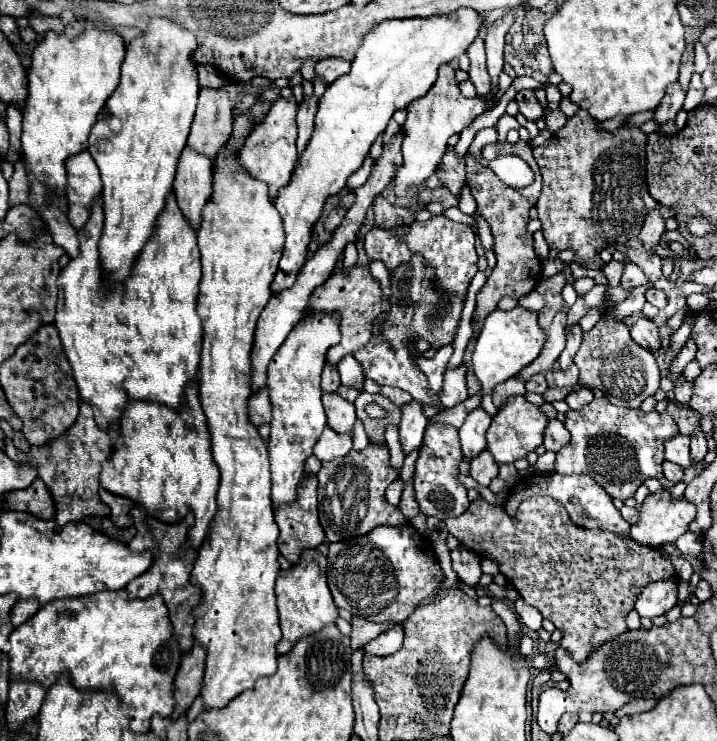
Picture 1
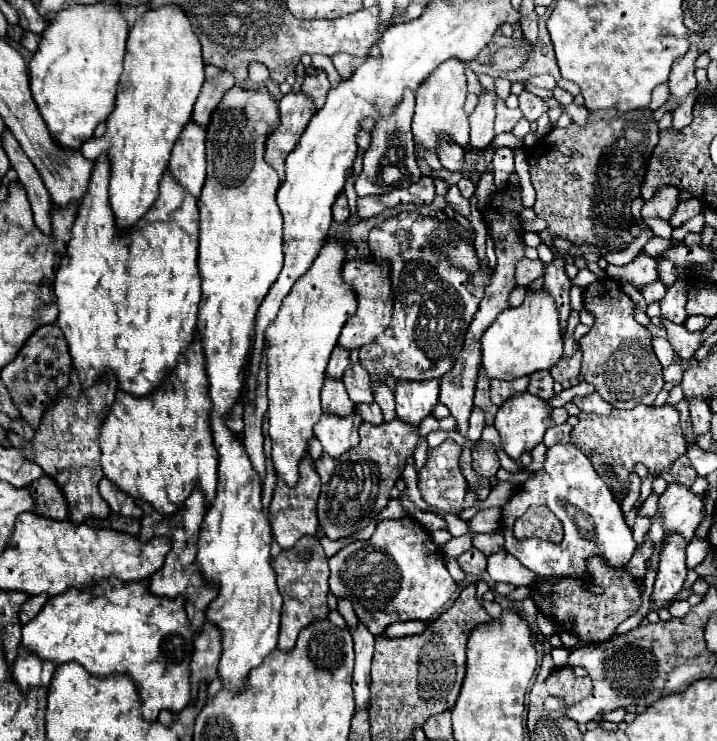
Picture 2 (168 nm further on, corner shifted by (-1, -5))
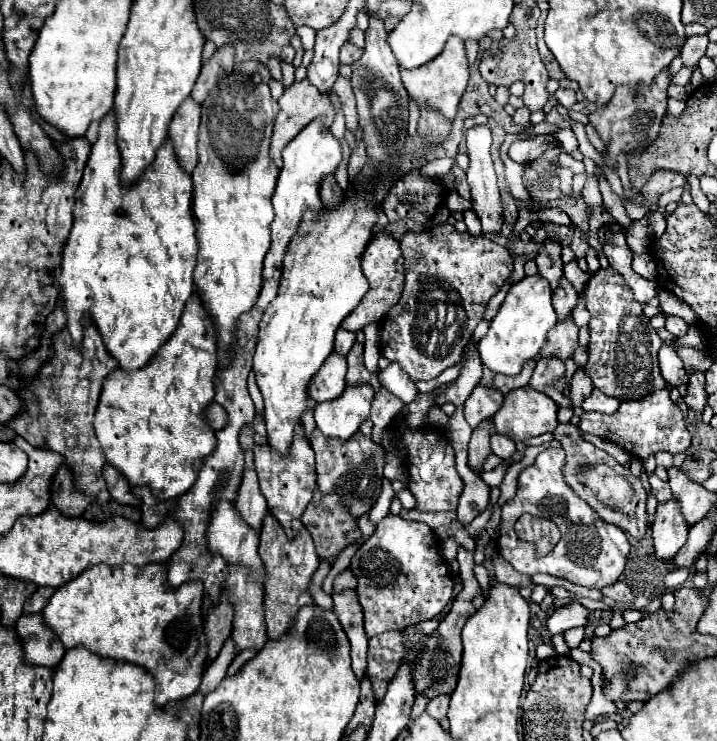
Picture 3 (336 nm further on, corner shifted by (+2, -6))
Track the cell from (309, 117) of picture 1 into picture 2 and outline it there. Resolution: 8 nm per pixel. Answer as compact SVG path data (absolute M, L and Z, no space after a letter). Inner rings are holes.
M316 68L316 74L310 74L304 78L302 90L308 94L308 98L312 98L312 102L316 104L316 108L322 108L330 90L330 82L328 76L322 68Z

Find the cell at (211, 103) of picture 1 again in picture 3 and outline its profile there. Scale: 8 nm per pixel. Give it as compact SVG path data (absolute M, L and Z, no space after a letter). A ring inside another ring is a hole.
M221 47L215 51L215 55L203 63L201 75L191 91L191 97L195 99L195 103L203 103L205 97L209 95L209 91L215 89L215 85L225 79L231 71L233 71L233 47Z

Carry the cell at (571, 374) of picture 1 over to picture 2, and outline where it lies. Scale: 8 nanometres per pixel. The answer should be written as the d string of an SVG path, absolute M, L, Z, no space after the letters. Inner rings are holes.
M578 346L578 350L570 358L560 358L560 362L556 362L556 366L552 366L550 372L556 382L564 384L566 380L580 374L580 362L582 362L582 354L580 354L580 346Z

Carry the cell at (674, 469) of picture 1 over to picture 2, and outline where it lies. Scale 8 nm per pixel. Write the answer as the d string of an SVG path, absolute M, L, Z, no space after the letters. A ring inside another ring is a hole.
M680 456L680 458L674 462L672 476L674 476L674 480L676 480L678 484L692 486L698 474L696 474L696 470L692 470L692 464L688 462L688 456Z

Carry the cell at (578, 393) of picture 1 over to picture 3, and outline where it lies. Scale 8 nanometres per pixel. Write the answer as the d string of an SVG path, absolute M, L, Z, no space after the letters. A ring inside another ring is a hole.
M593 389L593 393L583 401L583 411L597 411L597 413L613 413L613 411L617 411L617 407L619 407L619 403L617 403L617 399L609 399L607 395L601 395L601 391L597 391L597 389Z

